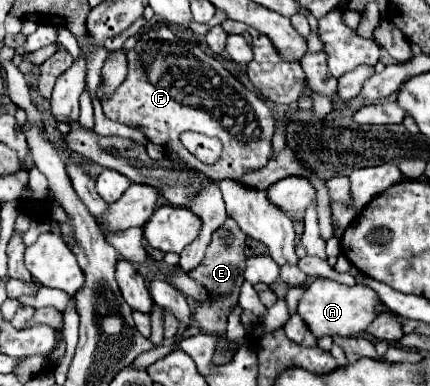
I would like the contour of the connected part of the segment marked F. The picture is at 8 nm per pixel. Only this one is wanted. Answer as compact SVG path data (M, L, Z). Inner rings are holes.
M168 27L146 31L140 39L140 51L128 51L128 77L102 107L108 119L140 127L150 143L160 145L214 181L242 177L246 171L264 167L274 157L272 109L246 89L214 55L204 53L198 45L180 41ZM184 131L218 137L224 145L220 159L214 165L200 163L180 143L180 133Z

